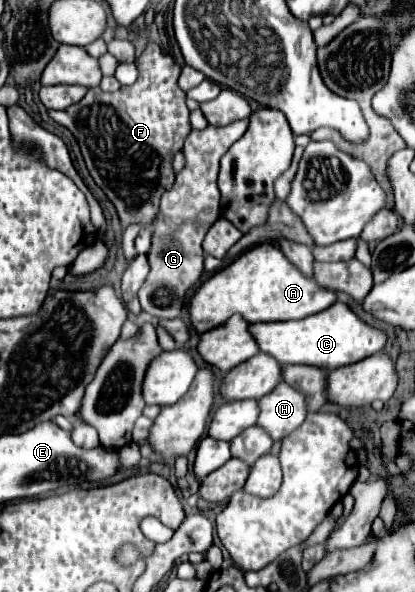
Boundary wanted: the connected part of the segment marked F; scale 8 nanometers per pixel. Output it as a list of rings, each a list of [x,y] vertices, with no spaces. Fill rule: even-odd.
[[[147,41],[141,57],[137,57],[137,69],[139,79],[129,87],[115,93],[103,93],[95,87],[65,111],[49,111],[53,121],[77,137],[85,165],[115,205],[123,229],[133,223],[153,227],[159,215],[159,199],[175,183],[171,161],[191,133],[185,93],[177,85],[181,67],[169,55],[163,55],[157,43]]]

